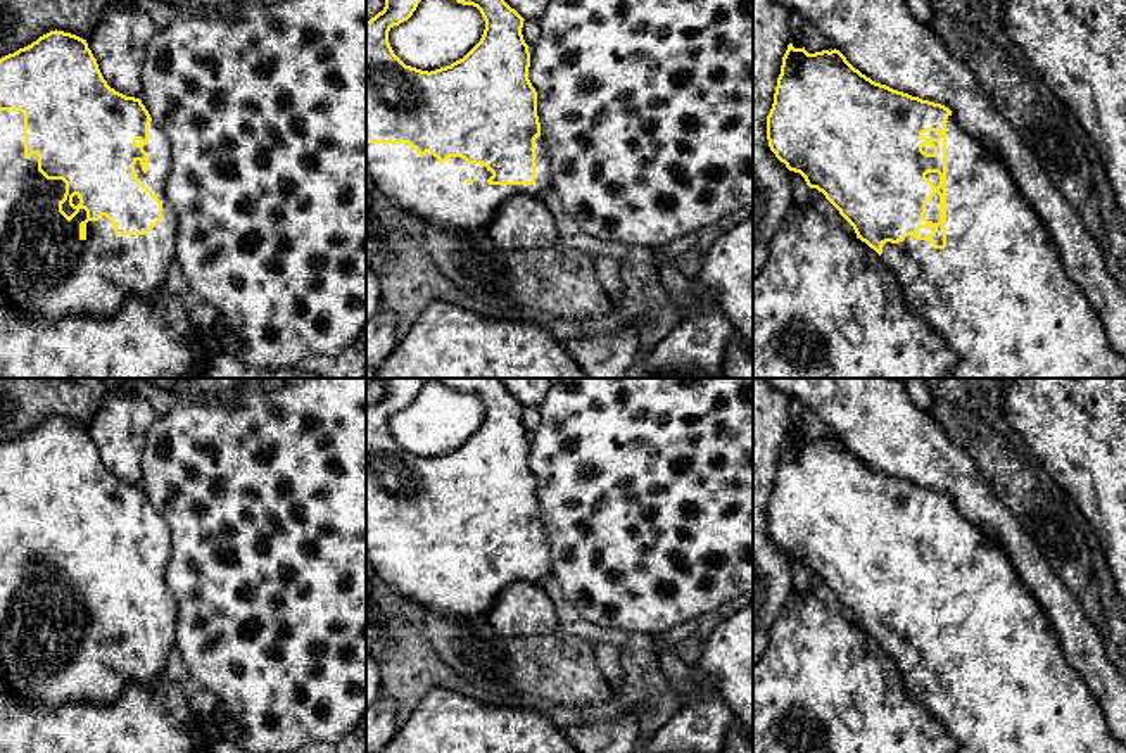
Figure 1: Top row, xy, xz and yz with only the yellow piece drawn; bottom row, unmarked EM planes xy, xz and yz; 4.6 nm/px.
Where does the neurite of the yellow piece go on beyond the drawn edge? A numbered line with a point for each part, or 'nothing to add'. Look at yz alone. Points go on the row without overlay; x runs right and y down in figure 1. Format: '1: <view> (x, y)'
1: yz (999, 681)

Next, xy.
1: xy (45, 657)

